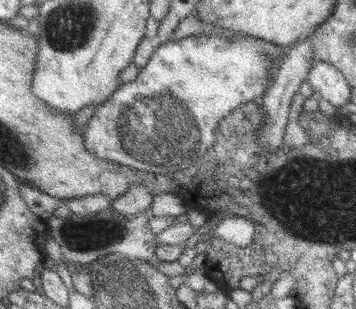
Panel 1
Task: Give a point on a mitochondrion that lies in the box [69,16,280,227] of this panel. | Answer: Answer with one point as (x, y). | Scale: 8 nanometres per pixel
(163, 128)

